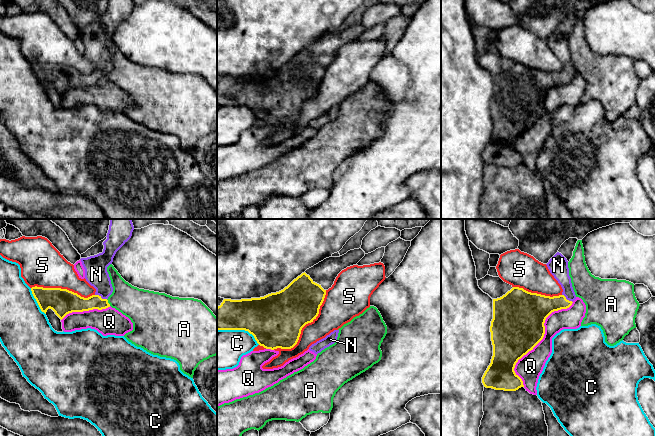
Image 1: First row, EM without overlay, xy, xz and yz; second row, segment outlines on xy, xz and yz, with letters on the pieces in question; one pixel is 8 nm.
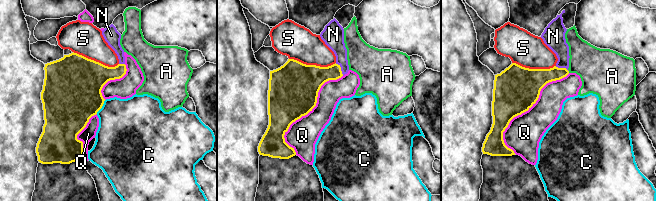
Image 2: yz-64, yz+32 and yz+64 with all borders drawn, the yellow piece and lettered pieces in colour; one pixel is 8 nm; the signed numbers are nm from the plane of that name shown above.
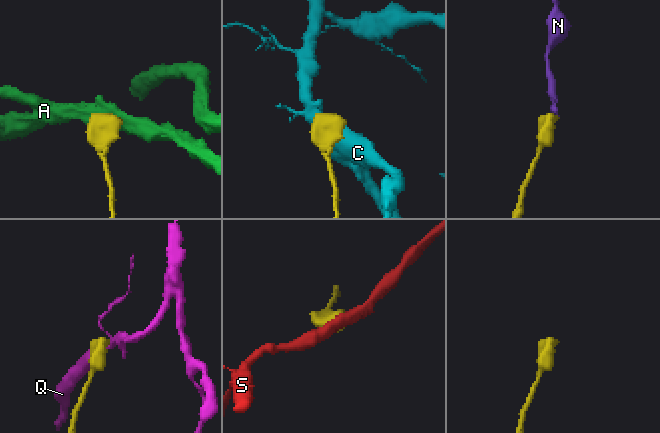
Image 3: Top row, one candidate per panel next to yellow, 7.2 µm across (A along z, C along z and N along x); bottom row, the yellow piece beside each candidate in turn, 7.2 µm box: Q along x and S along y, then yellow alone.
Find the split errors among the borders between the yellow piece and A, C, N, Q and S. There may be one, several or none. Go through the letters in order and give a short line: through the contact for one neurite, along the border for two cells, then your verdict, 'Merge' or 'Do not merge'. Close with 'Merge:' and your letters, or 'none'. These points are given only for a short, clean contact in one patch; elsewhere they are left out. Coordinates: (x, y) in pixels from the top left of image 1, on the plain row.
A: Line: xy (106, 75), (110, 81). Do not merge
C: Do not merge
N: Line: xy (70, 78), (95, 78), (100, 73), (100, 56), (96, 50). Merge
Q: Do not merge
S: Do not merge
Merge: N

